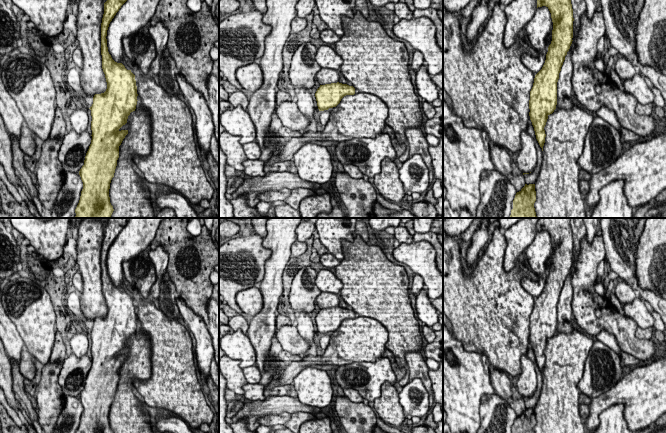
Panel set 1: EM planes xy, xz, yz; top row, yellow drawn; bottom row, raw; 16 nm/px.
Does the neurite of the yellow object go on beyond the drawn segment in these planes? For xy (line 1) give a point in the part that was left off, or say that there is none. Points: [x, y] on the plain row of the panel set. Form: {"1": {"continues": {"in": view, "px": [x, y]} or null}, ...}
{"1": {"continues": null}}

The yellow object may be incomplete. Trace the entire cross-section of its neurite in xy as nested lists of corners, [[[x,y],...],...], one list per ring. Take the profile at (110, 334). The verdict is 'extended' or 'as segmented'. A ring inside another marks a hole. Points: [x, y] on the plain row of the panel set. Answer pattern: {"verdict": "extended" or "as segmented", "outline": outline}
{"verdict": "as segmented", "outline": [[[109,218],[104,227],[101,279],[107,313],[94,319],[89,332],[92,364],[79,395],[83,413],[76,433],[113,433],[109,421],[110,407],[119,382],[119,370],[128,358],[128,354],[119,353],[135,335],[138,318],[135,299],[112,283],[106,260],[110,246],[128,221],[129,218]]]}

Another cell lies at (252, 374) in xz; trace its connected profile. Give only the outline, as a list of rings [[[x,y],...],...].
[[[256,366],[243,368],[246,381],[249,384],[258,384],[261,380],[261,373]]]

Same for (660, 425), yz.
[[[664,413],[657,421],[652,423],[650,426],[639,430],[637,433],[652,433],[652,432],[661,432],[666,430],[666,413]]]

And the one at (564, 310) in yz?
[[[571,218],[570,221],[572,233],[573,233],[573,262],[565,284],[559,297],[559,303],[557,306],[557,329],[558,333],[571,333],[573,331],[572,326],[572,307],[571,301],[573,299],[573,286],[571,279],[574,271],[575,259],[580,253],[580,242],[586,236],[586,227],[583,218]]]

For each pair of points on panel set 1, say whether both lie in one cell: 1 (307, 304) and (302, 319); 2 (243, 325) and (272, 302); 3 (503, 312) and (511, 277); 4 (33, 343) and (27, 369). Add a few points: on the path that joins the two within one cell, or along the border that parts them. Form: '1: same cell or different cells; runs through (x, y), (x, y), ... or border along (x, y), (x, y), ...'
1: same cell; runs through (303, 307), (299, 312), (302, 315)
2: different cells; border along (249, 323), (246, 334)
3: same cell; runs through (503, 303), (503, 290), (506, 286)
4: different cells; border along (25, 348), (33, 356)

